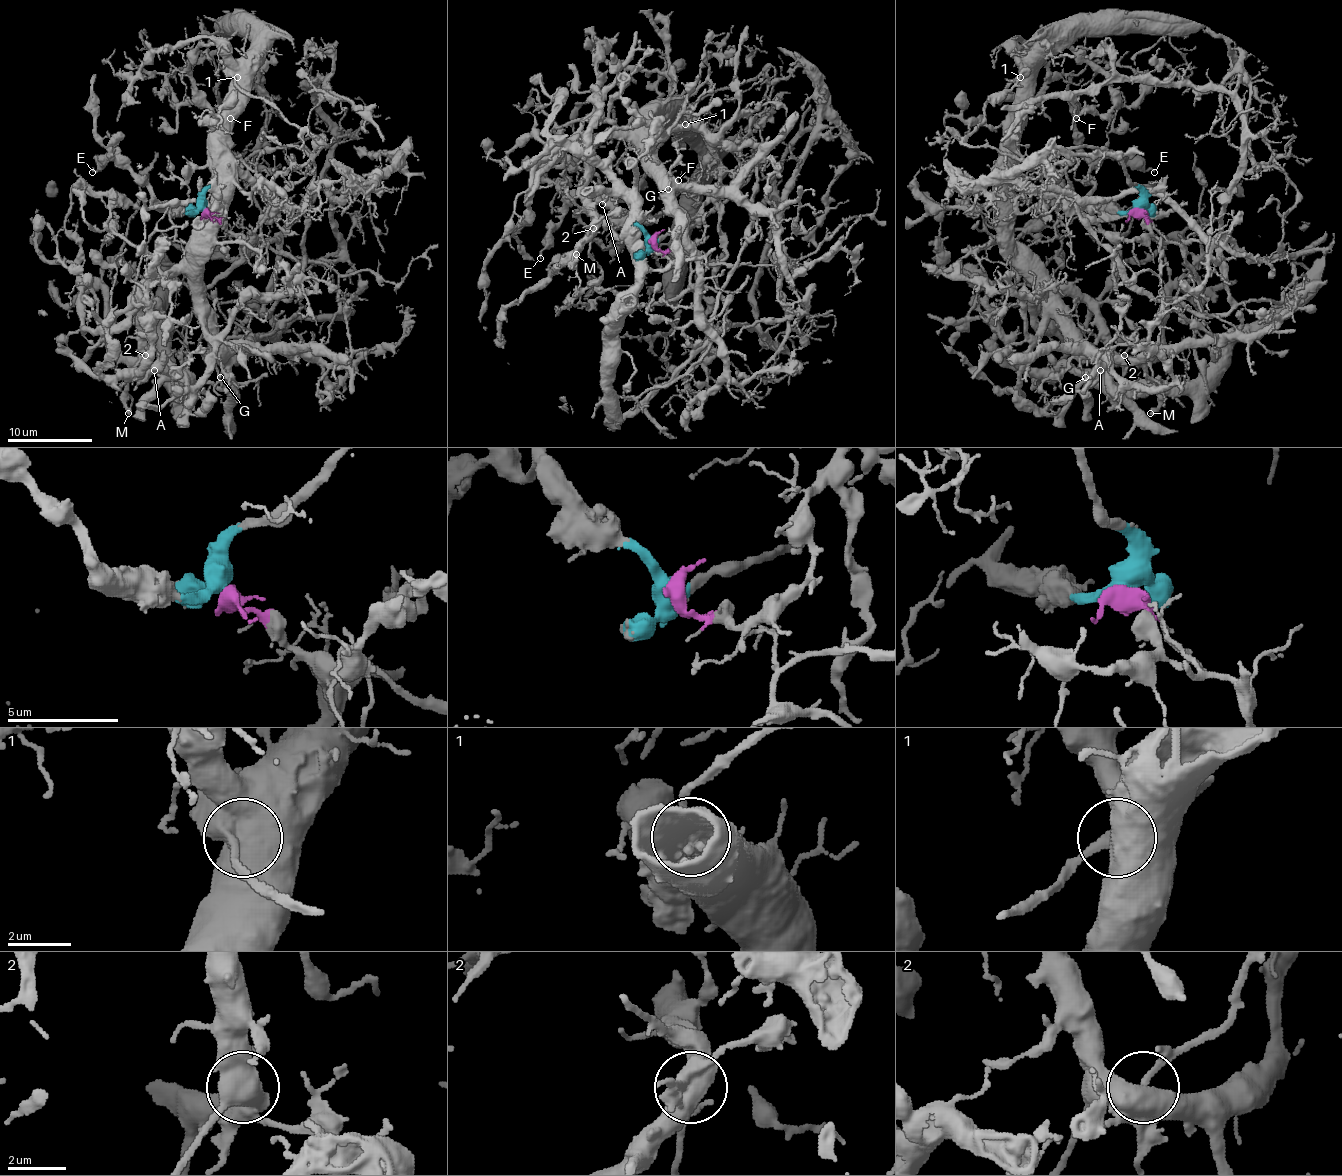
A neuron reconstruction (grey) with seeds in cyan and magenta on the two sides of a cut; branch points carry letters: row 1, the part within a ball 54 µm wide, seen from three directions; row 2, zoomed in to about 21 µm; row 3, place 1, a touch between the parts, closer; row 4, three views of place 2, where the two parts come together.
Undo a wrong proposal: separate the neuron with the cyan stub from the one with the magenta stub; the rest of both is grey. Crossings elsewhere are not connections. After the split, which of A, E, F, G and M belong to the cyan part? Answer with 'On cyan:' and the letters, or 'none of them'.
On cyan: E

